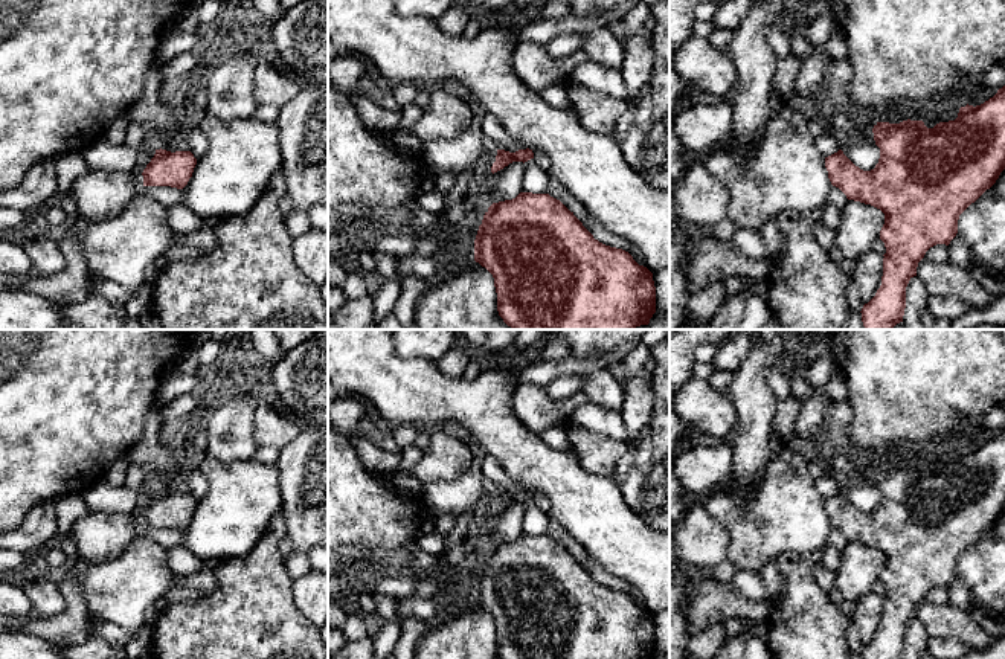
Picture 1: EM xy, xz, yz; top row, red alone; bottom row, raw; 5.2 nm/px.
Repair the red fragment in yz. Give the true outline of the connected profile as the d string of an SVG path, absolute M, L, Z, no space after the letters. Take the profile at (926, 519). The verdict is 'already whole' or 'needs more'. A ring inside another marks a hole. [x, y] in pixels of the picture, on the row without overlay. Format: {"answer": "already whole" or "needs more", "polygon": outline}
{"answer": "already whole", "polygon": "M1005 427L981 447L959 450L958 459L927 470L923 462L903 462L900 465L877 464L872 470L880 500L874 511L863 513L856 508L842 491L825 499L825 510L833 528L839 529L848 542L871 546L885 555L880 581L885 584L881 627L875 638L863 647L862 659L903 659L906 650L906 628L917 618L918 604L926 593L946 586L958 575L959 557L990 531L1005 511Z"}

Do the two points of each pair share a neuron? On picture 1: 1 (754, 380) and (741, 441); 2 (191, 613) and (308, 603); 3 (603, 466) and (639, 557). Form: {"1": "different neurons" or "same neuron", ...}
{"1": "same neuron", "2": "different neurons", "3": "different neurons"}

